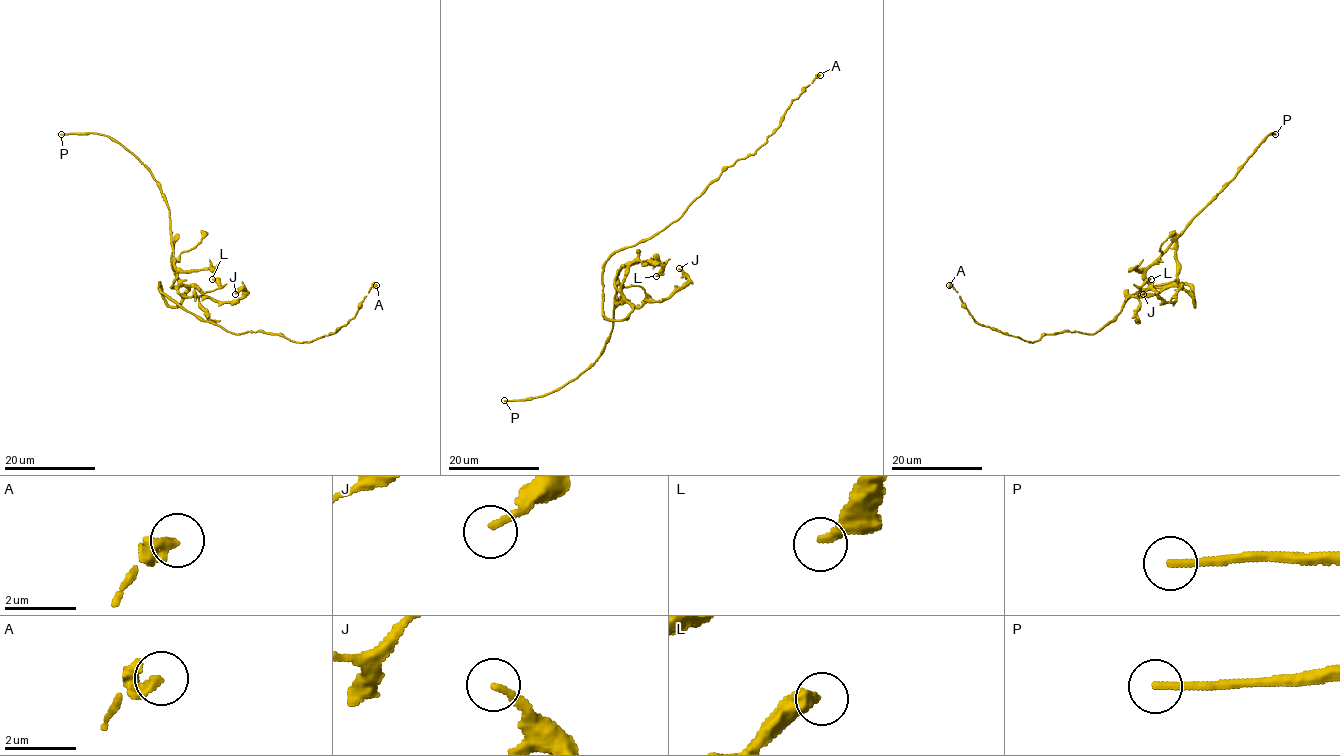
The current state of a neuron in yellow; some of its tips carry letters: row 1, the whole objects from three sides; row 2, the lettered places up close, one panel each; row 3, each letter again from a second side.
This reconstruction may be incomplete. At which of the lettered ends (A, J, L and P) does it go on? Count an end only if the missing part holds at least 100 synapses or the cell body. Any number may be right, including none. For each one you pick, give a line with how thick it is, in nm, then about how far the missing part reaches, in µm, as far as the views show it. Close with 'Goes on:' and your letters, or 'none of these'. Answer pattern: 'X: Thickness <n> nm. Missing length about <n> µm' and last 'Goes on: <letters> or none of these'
P: Thickness 200 nm. Missing length about 80 µm
Goes on: P

